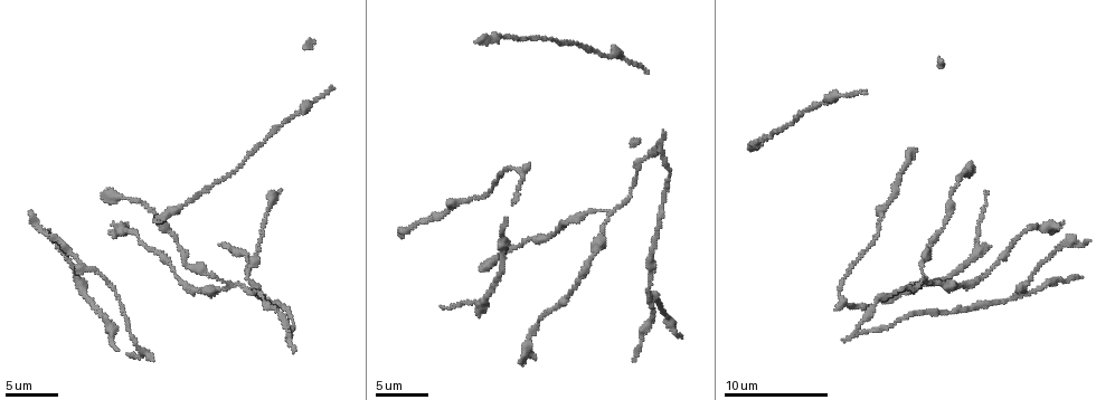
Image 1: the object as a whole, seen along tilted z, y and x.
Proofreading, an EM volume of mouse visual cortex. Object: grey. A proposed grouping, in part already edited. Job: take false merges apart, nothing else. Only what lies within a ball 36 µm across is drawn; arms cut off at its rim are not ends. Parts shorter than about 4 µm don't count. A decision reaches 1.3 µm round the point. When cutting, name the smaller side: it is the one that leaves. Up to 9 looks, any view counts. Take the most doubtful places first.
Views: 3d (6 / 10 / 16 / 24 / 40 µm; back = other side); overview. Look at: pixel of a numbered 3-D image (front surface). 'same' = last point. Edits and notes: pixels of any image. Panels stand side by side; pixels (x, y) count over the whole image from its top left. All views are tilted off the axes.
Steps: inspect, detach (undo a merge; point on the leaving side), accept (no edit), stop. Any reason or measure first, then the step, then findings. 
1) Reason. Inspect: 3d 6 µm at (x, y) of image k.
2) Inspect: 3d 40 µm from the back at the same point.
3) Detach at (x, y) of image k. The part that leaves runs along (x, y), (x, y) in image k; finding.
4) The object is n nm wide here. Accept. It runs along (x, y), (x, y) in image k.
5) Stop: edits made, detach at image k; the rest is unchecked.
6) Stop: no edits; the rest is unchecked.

Side arm on a straight run. Inspect: 3d 16 µm at (608, 214) of image 1.

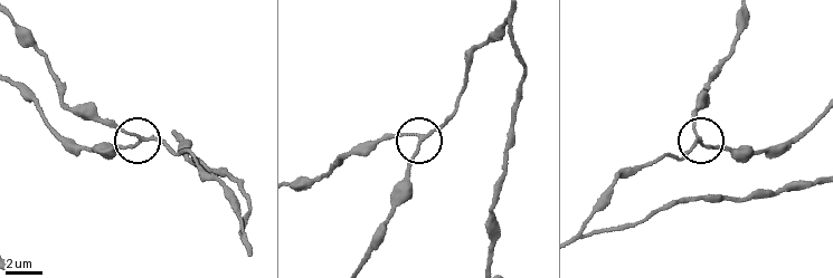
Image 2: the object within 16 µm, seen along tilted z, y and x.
Accept. Continuous, no second cell.

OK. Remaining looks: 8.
A narrow waist. Inspect: 3d 16 µm at (647, 157) of image 1.

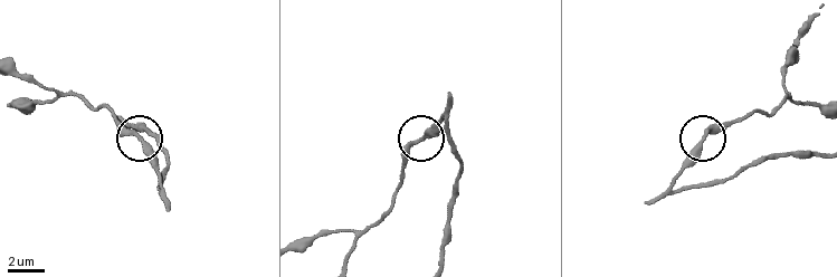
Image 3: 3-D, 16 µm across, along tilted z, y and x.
Other side. Inspect: 3d 16 µm from the back at (421, 139) of image 3.

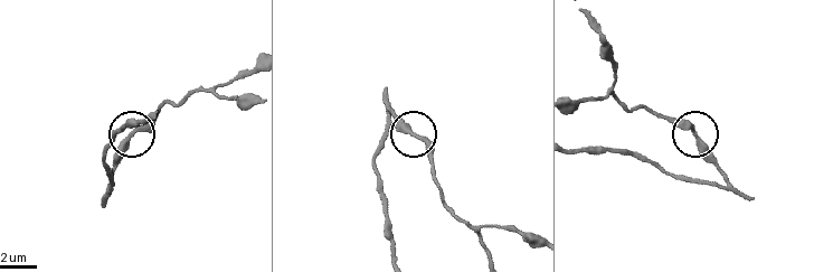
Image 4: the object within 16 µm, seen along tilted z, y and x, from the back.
The object is 280 nm wide here. Accept. Continuous, no second cell.

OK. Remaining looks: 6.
Sharp bend. Inspect: 3d 10 µm at (116, 293) of image 1.

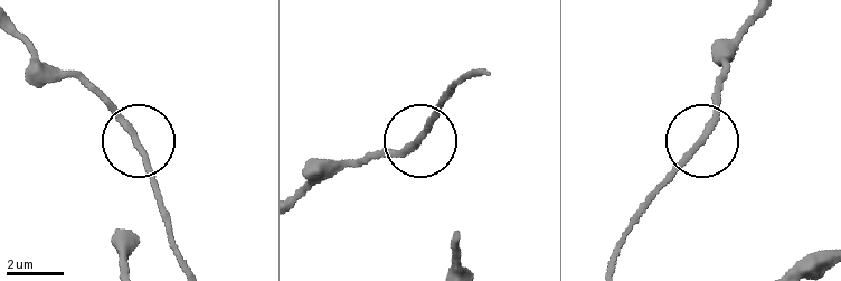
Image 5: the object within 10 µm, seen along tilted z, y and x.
Accept. All the same cell.

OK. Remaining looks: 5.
Inspect: 3d 6 µm at (965, 175) of image 1.

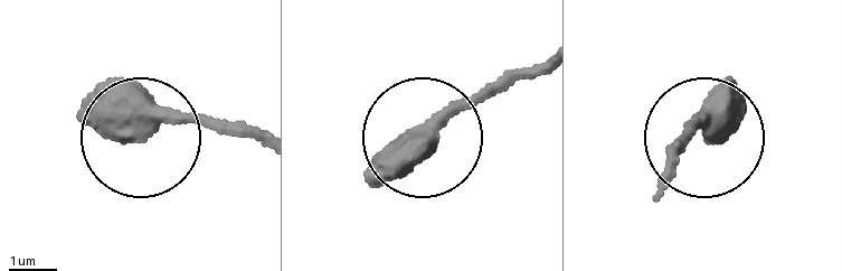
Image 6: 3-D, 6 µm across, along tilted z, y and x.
Accept. It runs along (669, 174), (684, 130), (702, 136) in image 6; all the same cell.

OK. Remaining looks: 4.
Stop: no edits; the rest is unchecked.

